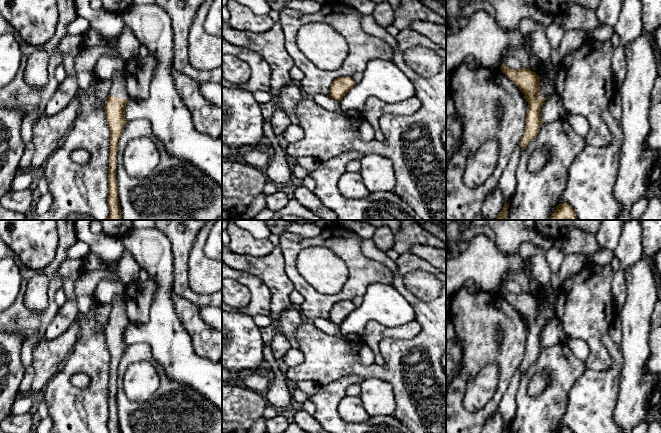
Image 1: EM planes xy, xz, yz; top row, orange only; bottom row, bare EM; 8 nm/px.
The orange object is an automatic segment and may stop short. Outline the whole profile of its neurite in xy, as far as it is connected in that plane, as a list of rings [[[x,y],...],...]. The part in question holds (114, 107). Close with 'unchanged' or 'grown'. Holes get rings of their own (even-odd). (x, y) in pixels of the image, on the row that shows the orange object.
[[[125,72],[118,73],[112,79],[112,86],[105,103],[106,121],[110,130],[110,154],[108,173],[107,204],[110,210],[107,220],[122,220],[122,214],[118,198],[118,183],[116,180],[116,156],[118,141],[127,124],[125,119],[125,107],[130,97],[126,89]]]; grown

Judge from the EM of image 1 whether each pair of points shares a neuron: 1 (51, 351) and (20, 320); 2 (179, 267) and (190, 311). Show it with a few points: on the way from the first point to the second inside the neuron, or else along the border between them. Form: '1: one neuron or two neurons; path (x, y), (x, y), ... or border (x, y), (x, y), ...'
1: two neurons; border (45, 338), (40, 342)
2: two neurons; border (173, 289), (178, 295), (200, 307)

